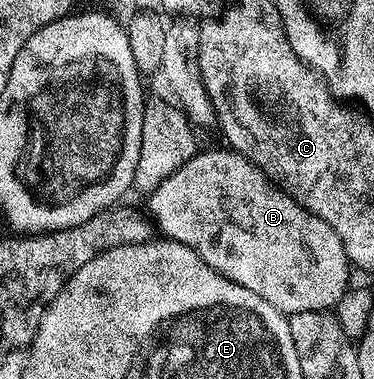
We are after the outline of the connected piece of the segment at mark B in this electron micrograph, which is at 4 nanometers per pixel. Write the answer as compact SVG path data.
M230 147L222 148L196 152L146 198L146 212L153 218L154 228L158 232L160 229L166 240L197 251L213 271L253 291L253 295L261 295L261 299L279 313L334 310L352 284L353 274L351 260L345 255L341 239L337 239L327 223L305 211L288 193L271 182L248 157Z

